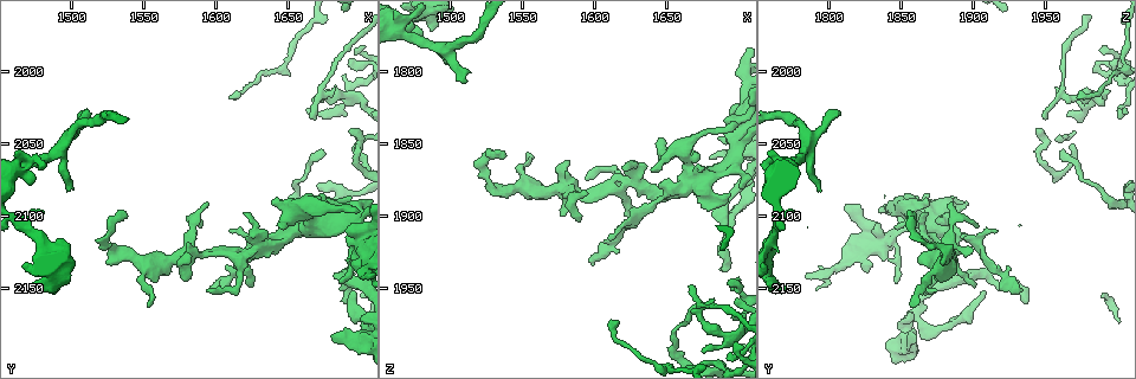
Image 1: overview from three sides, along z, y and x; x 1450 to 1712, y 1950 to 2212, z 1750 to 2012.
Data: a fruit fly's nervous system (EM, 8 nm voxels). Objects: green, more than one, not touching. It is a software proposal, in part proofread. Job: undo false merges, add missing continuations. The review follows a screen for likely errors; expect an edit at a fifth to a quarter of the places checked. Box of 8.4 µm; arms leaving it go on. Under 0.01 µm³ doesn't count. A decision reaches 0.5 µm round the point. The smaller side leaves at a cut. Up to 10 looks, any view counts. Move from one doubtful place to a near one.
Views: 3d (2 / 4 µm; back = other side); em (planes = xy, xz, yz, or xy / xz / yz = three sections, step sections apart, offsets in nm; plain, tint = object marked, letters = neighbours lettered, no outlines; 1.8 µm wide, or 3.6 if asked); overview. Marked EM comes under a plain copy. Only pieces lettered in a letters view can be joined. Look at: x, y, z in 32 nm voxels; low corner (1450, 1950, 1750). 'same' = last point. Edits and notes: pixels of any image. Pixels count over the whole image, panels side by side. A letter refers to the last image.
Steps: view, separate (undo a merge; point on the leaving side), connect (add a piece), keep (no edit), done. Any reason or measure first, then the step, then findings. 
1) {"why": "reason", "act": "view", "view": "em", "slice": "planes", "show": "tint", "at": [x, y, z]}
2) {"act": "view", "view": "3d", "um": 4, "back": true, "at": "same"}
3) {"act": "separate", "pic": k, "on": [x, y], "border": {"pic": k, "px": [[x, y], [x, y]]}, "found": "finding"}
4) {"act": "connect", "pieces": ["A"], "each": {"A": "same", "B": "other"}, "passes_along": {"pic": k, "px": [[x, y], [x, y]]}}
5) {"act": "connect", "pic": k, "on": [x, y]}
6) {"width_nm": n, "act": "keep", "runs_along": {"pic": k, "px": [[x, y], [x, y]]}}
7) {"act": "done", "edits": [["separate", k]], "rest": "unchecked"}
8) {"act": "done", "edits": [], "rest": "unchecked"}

{"why": "abrupt turn", "act": "view", "view": "3d", "um": 4, "at": [1578, 2128, 1880]}

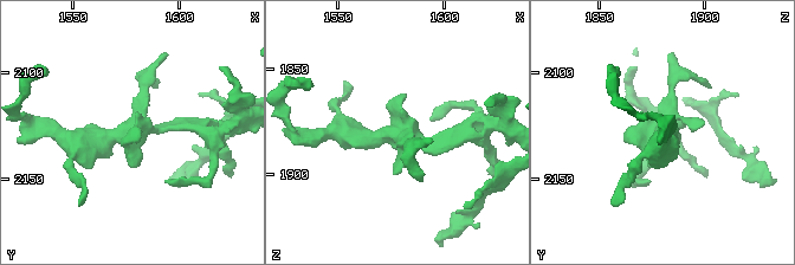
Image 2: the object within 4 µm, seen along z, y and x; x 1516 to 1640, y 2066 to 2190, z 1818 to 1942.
{"act": "view", "view": "em", "slice": "xz", "step": 8, "show": "letters", "at": [1579, 2129, 1881]}

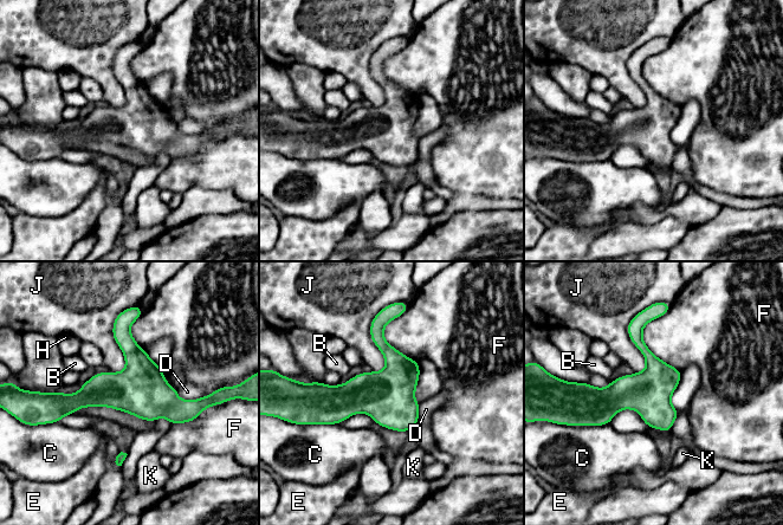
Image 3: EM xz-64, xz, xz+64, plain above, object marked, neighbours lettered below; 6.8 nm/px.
{"why": "another direction", "act": "view", "view": "em", "slice": "planes", "show": "letters", "at": "same"}

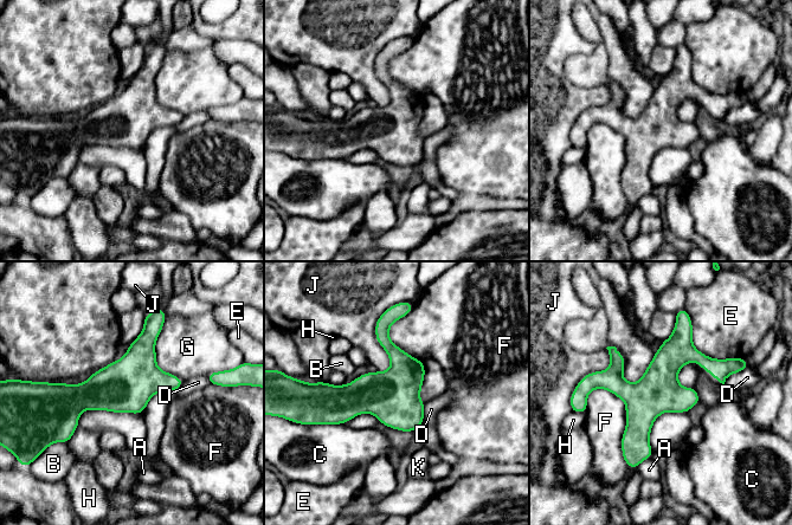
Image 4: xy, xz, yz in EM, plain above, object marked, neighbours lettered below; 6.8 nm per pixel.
{"longest_contact_nm": ["F", 600], "act": "keep", "each": {"A": "other", "B": "other", "C": "other", "D": "other", "E": "other", "F": "other", "G": "other", "H": "other", "J": "other", "K": "other"}, "found": "continuous, no second neuron"}

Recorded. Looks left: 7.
{"why": "free end", "act": "view", "view": "em", "slice": "xz", "step": 4, "show": "tint", "at": [1680, 2180, 1860]}

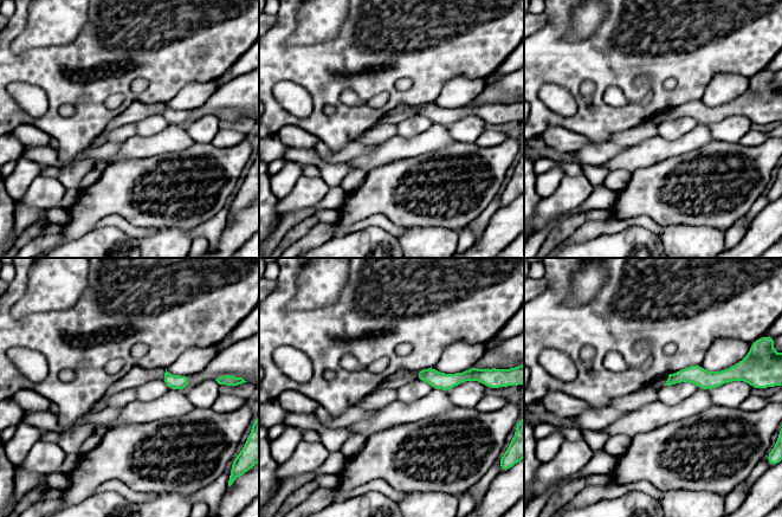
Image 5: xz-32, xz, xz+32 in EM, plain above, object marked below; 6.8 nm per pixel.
{"act": "view", "view": "em", "slice": "xz", "step": 4, "show": "letters", "at": "same"}

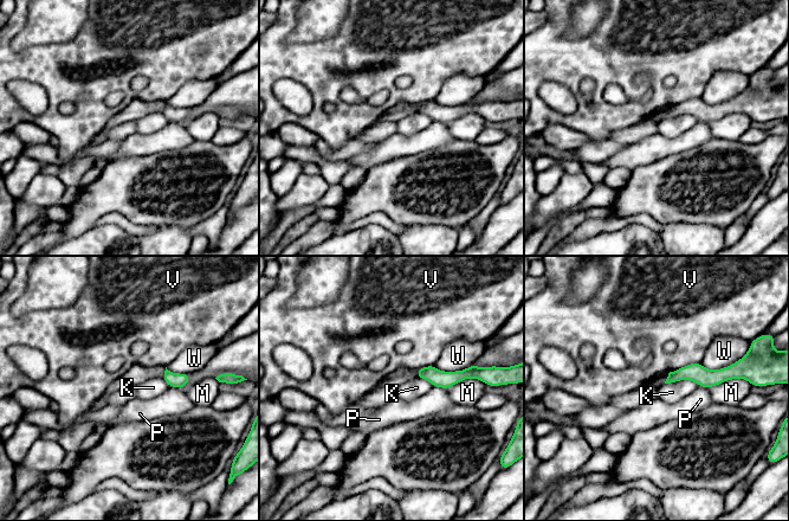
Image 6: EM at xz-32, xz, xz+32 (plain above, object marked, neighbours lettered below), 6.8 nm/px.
{"act": "keep", "each": {"K": "other", "M": "other", "P": "other", "V": "other", "W": "other"}, "found": "no lettered piece goes on from it"}

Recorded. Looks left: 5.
{"why": "sharp bend", "act": "view", "view": "em", "slice": "planes", "show": "letters", "at": [1652, 2090, 1856]}

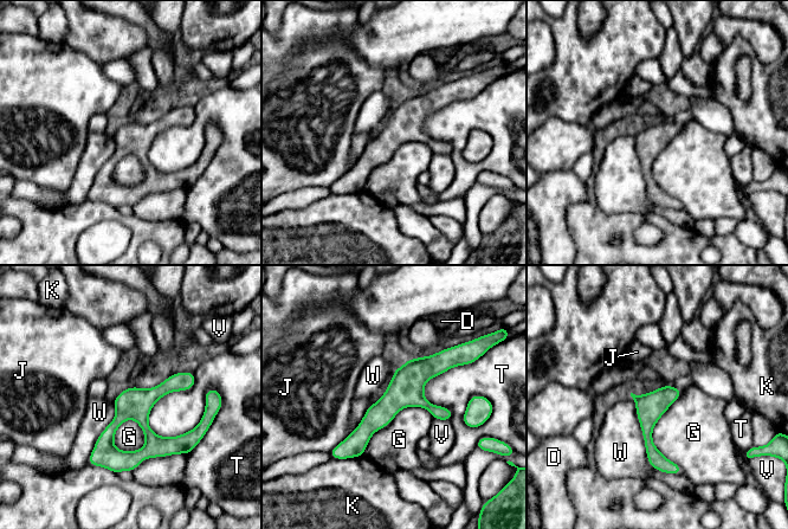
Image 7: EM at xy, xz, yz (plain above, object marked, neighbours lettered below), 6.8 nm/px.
{"width_nm": 190, "act": "keep", "each": {"D": "other", "G": "other", "J": "other", "K": "other", "T": "other", "V": "other", "W": "other"}, "runs_along": {"pic": 7, "px": [[454, 361], [427, 367], [342, 445]]}, "found": "all the same neuron"}

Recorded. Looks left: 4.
{"why": "a narrow waist", "act": "view", "view": "em", "slice": "planes", "show": "letters", "at": [1690, 2148, 1918]}

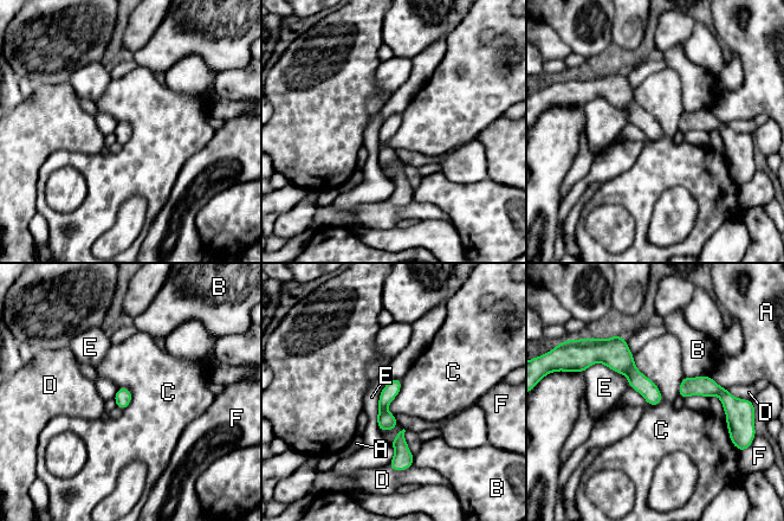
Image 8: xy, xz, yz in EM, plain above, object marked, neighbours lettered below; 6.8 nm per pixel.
{"longest_contact_nm": ["C", 400], "act": "keep", "each": {"A": "other", "B": "other", "C": "other", "D": "other", "E": "other", "F": "other"}, "runs_along": {"pic": 8, "px": [[397, 381], [383, 401], [382, 428]]}, "found": "one neuron here"}

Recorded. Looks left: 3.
{"act": "done", "edits": [], "rest": "unchecked"}

